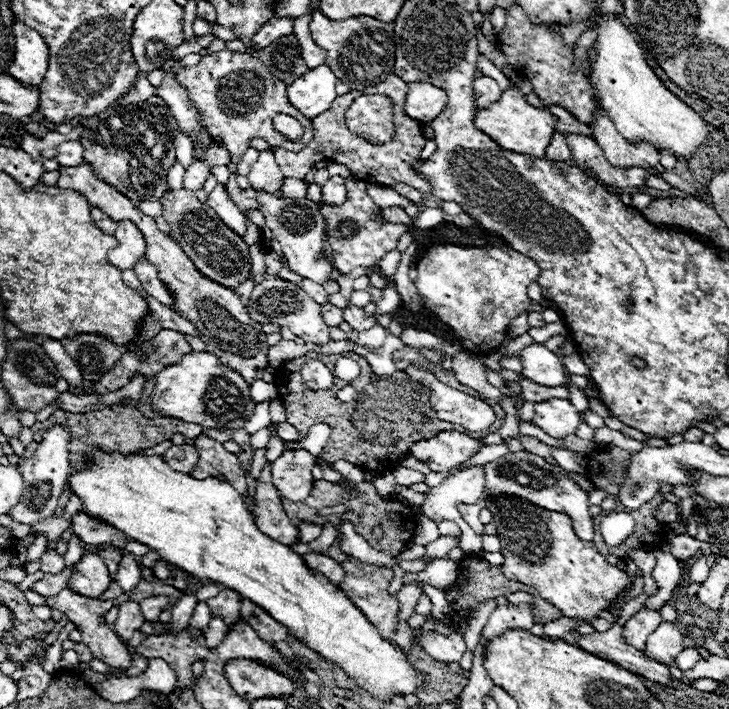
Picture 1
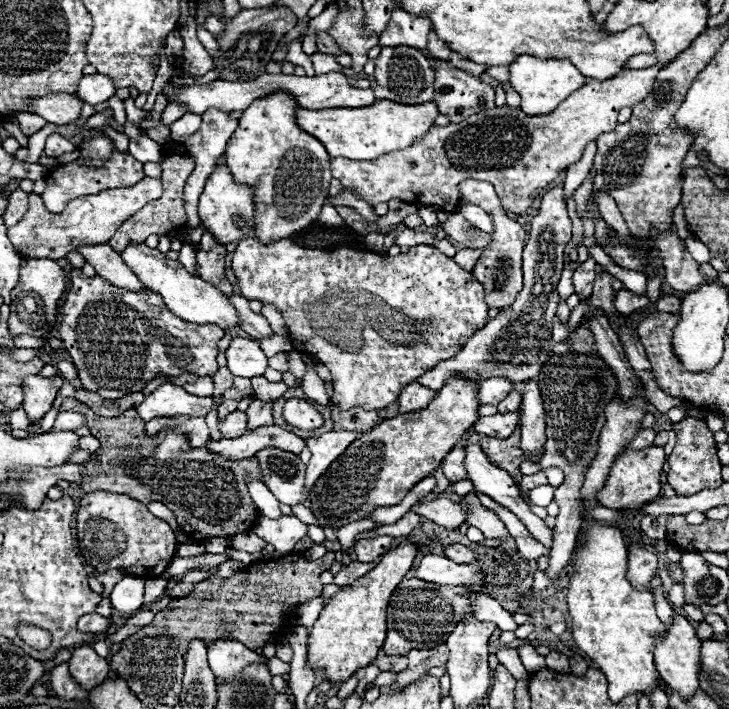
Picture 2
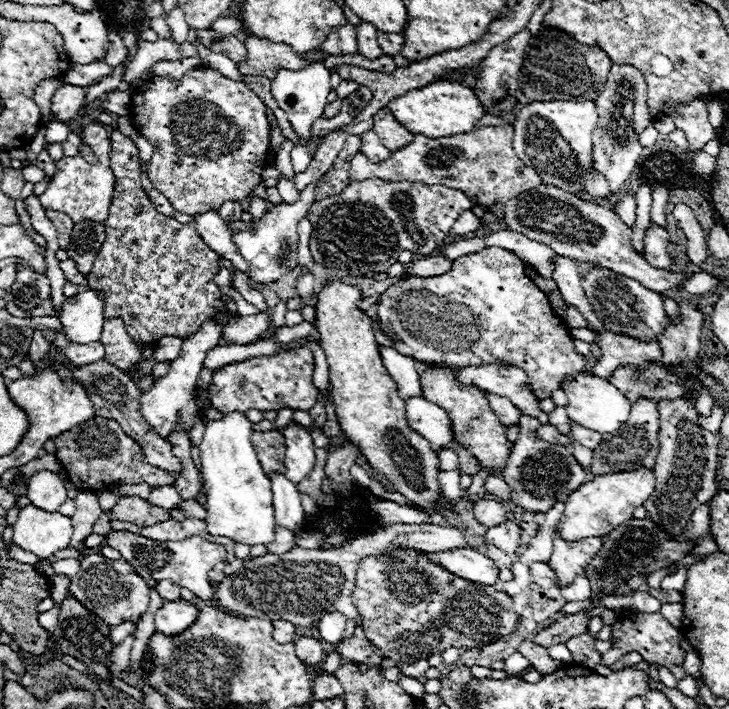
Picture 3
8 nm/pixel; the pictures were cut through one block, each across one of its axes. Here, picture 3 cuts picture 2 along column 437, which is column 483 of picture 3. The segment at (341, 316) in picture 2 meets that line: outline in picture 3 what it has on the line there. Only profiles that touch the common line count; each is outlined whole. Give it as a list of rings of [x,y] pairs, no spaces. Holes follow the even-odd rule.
[[[498,246],[454,260],[452,268],[440,276],[412,276],[398,280],[380,296],[378,322],[382,332],[394,340],[398,352],[422,364],[446,368],[504,364],[522,368],[530,380],[532,394],[540,400],[550,398],[556,388],[562,388],[566,378],[572,378],[586,366],[586,358],[574,350],[574,340],[568,334],[566,324],[554,316],[548,298],[524,274],[524,264],[512,252]]]

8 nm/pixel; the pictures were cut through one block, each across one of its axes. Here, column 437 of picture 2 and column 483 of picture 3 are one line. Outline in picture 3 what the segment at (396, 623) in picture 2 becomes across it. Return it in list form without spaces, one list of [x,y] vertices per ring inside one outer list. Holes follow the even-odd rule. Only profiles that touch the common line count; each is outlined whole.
[[[396,550],[390,556],[362,558],[352,604],[358,608],[364,634],[386,658],[402,664],[426,660],[446,648],[480,648],[508,636],[518,626],[514,602],[494,586],[466,582],[432,564],[422,552]]]

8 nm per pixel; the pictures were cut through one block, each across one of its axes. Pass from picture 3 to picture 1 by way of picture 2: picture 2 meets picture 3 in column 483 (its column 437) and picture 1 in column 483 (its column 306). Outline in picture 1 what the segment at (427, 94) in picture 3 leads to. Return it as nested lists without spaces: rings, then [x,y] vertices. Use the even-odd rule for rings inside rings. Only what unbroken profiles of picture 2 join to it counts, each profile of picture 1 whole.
[[[510,84],[508,92],[504,92],[498,102],[494,102],[486,110],[478,110],[478,114],[474,116],[474,126],[478,130],[482,130],[484,134],[488,134],[504,150],[510,150],[510,152],[516,152],[516,154],[528,154],[528,156],[534,156],[534,158],[544,158],[544,152],[546,152],[546,148],[552,140],[556,122],[554,122],[554,116],[550,112],[530,106],[524,100],[524,94],[518,92]]]

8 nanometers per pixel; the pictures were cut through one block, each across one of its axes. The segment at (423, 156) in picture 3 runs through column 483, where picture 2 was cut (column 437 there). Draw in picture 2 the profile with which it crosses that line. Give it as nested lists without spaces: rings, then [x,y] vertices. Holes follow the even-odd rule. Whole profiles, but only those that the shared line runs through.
[[[654,64],[644,70],[628,70],[604,82],[590,80],[546,116],[526,116],[520,108],[496,106],[460,124],[448,124],[444,128],[432,126],[430,132],[412,146],[370,162],[332,158],[332,176],[372,206],[398,198],[416,206],[438,206],[446,212],[456,210],[460,204],[458,184],[462,180],[486,180],[494,184],[504,208],[510,208],[514,214],[524,214],[542,188],[582,158],[590,142],[616,128],[620,108],[636,106],[650,94],[654,78],[662,68],[664,64]]]

